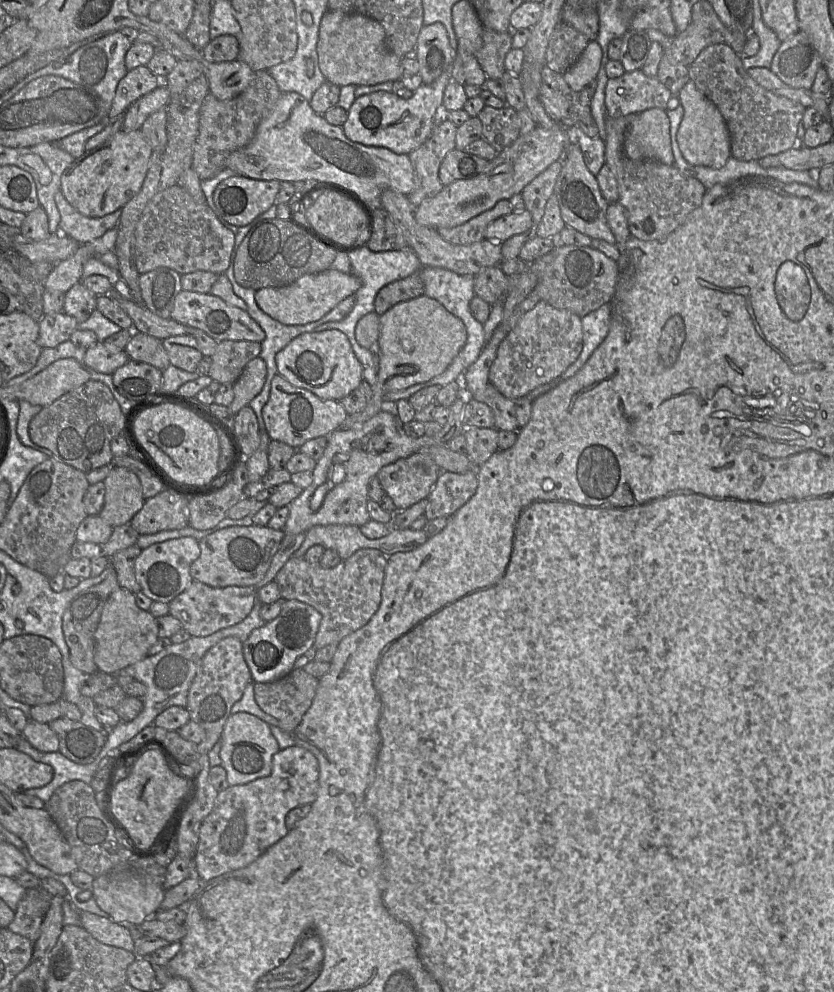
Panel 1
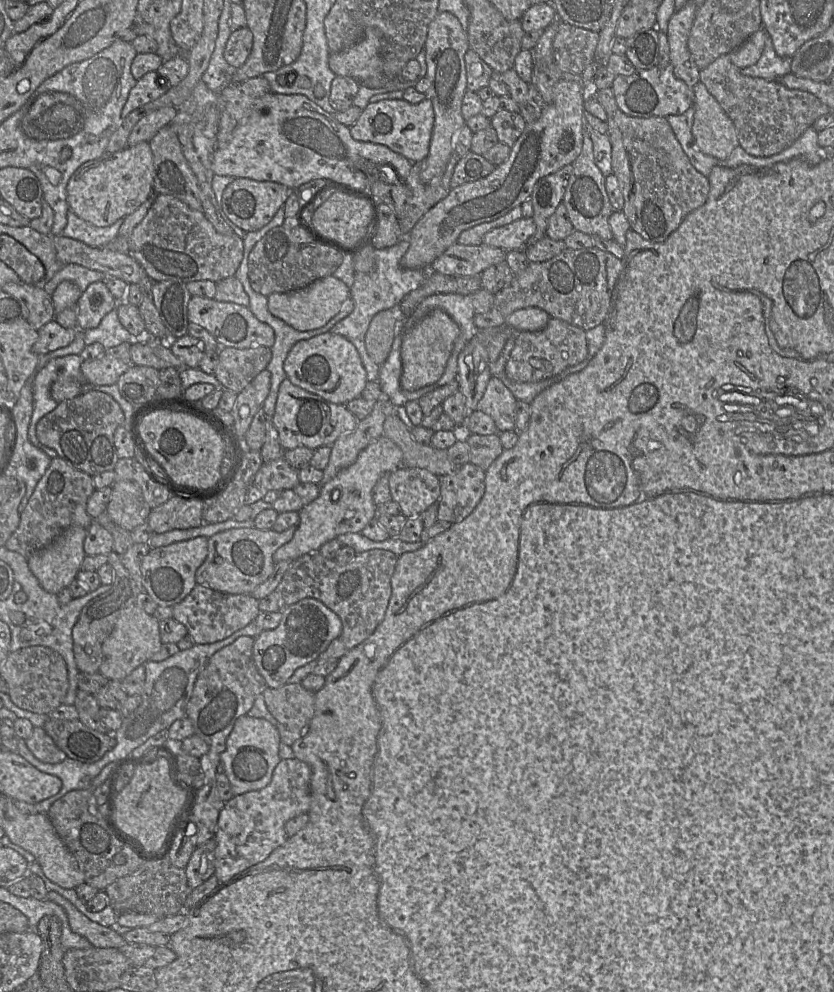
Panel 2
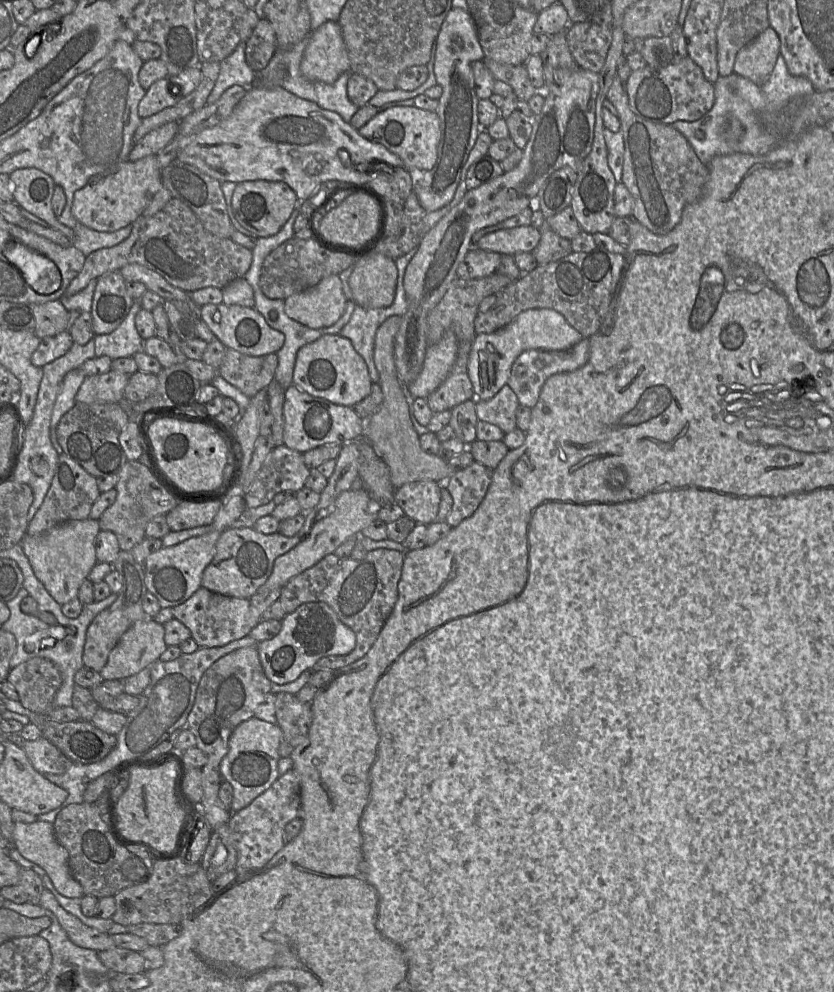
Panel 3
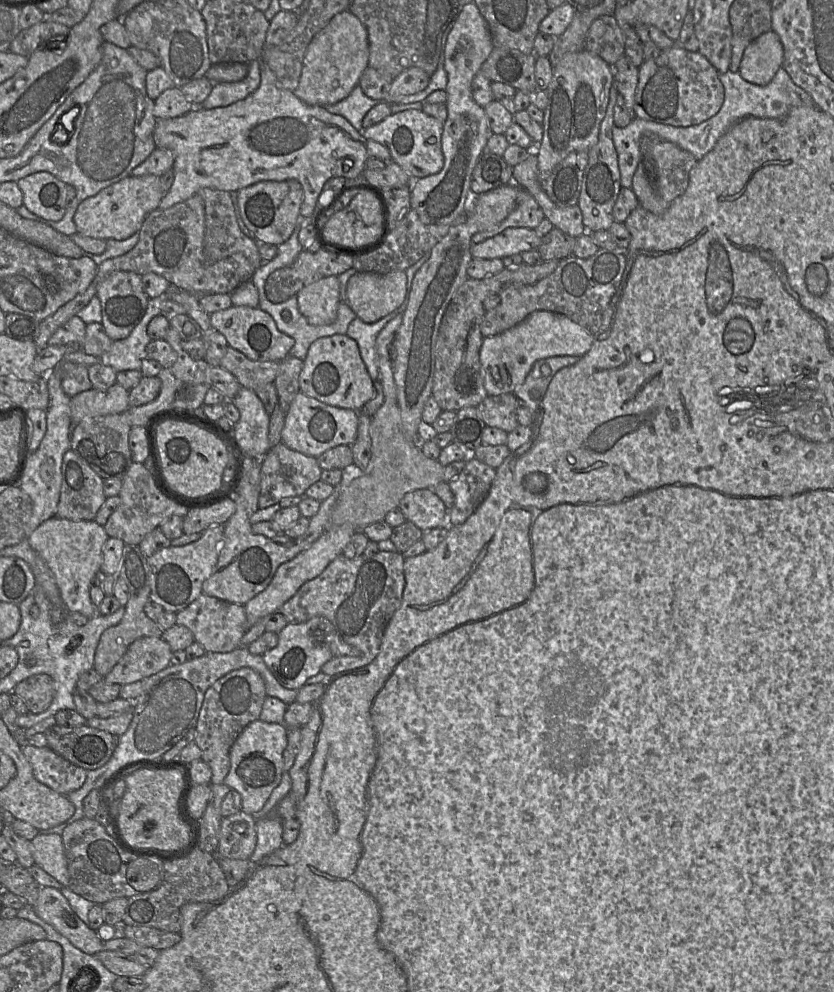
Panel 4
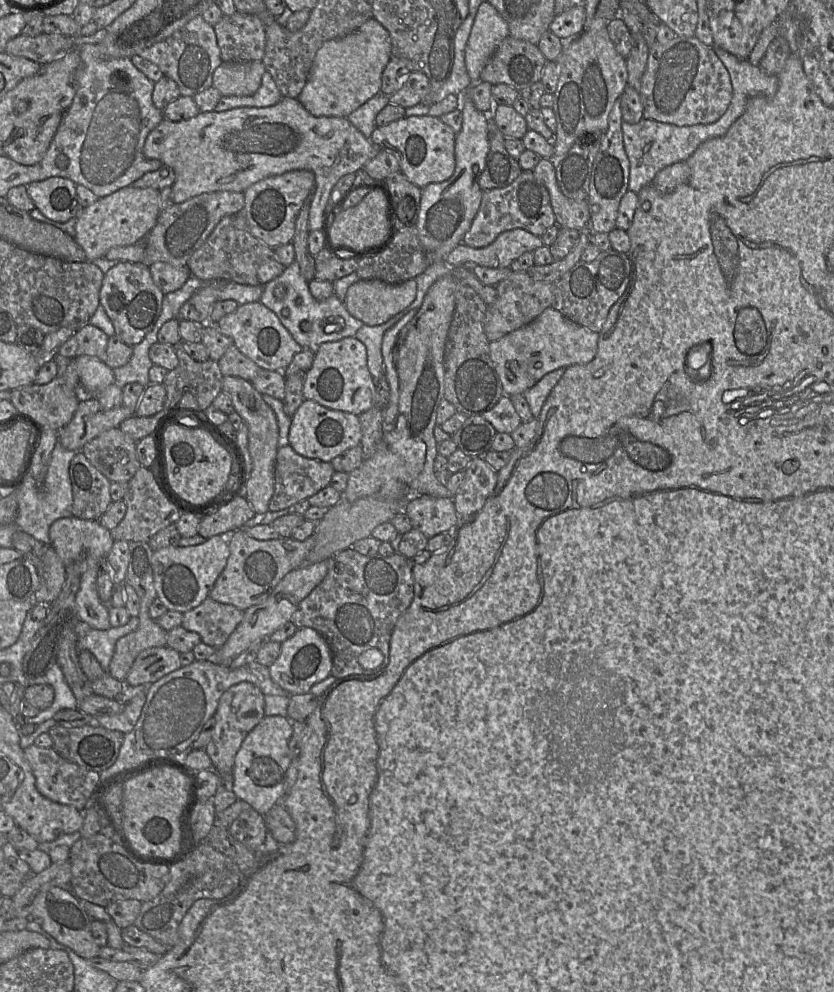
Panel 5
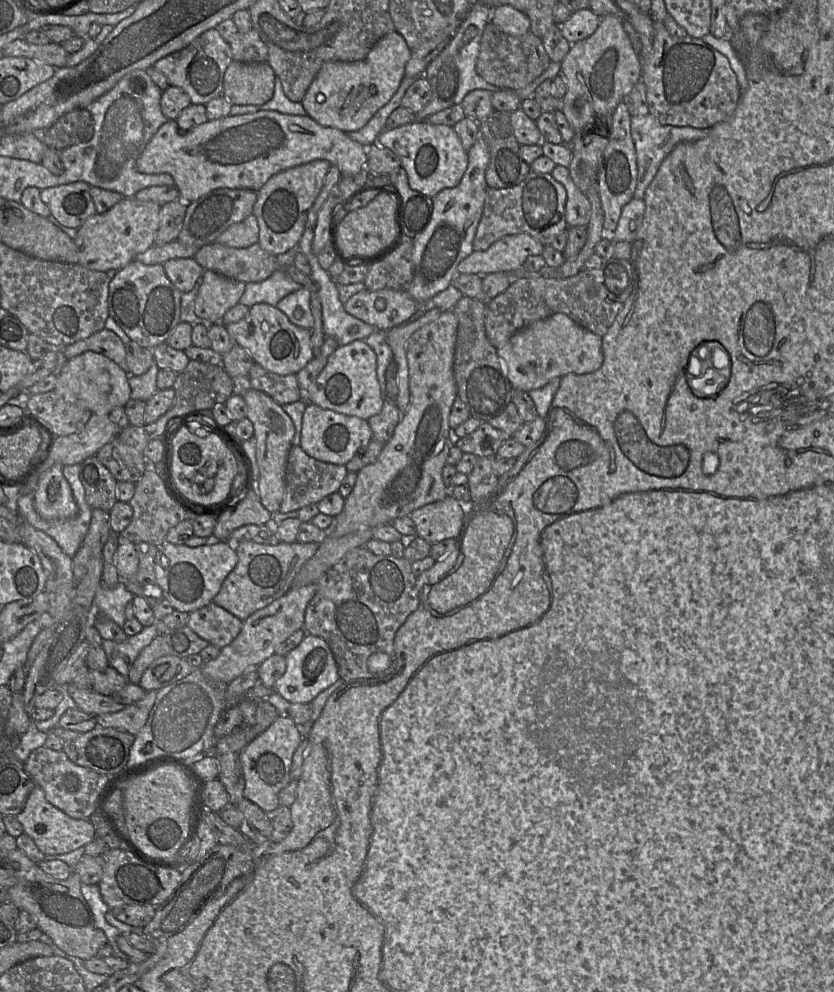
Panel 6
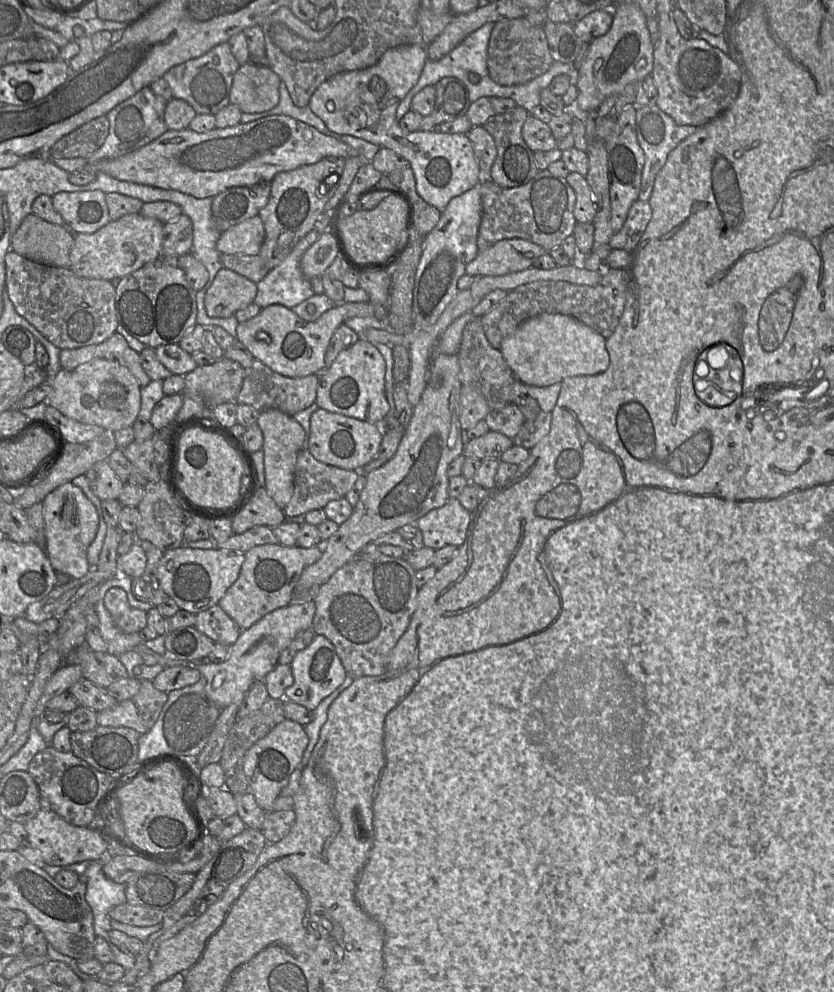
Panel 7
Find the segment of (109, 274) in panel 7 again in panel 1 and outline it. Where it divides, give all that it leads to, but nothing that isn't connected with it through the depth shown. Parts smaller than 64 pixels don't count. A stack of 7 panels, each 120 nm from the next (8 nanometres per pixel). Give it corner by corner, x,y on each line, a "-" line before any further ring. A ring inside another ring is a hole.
141,130
116,133
104,144
85,152
61,176
60,191
81,214
99,218
122,209
135,197
145,180
152,148

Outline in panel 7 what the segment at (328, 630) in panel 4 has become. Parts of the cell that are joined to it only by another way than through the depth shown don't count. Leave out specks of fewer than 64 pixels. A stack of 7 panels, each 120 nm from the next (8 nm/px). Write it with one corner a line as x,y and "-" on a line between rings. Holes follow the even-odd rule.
315,635
311,644
299,651
291,663
293,684
286,689
284,699
314,711
346,678
346,671
334,645
324,636

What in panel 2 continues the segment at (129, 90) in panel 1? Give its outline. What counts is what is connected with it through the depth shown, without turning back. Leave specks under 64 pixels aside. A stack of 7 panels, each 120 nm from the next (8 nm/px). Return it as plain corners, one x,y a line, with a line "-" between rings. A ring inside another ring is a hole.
156,71
148,72
138,79
122,109
123,118
135,109
162,96
167,88
166,84
164,88
162,87
161,80
162,76

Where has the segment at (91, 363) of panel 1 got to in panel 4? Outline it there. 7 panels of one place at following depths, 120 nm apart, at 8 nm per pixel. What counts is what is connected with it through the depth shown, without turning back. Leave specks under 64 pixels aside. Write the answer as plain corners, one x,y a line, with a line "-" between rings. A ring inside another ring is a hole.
115,383
107,390
91,388
71,398
71,422
76,425
85,418
121,414
129,407
129,391
120,384

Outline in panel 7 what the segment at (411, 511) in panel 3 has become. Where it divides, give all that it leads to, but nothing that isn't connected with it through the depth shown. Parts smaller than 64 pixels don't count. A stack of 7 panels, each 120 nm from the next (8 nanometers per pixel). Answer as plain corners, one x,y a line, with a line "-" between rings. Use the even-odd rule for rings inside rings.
449,498
440,508
433,509
419,518
416,522
423,536
424,546
435,551
447,546
461,546
467,536
469,525
472,521
472,513
466,510
456,498

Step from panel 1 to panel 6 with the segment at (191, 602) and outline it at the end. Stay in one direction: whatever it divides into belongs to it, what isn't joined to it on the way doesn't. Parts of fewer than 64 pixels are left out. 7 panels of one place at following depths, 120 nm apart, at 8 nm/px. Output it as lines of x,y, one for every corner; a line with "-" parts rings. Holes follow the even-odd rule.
213,602
188,614
186,626
200,638
220,649
239,634
242,620

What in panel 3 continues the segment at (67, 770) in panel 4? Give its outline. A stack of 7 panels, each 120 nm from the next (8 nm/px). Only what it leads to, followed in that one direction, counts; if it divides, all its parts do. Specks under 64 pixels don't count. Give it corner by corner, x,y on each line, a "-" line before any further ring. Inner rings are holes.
44,736
36,740
25,740
22,745
27,758
36,771
41,774
63,774
72,761

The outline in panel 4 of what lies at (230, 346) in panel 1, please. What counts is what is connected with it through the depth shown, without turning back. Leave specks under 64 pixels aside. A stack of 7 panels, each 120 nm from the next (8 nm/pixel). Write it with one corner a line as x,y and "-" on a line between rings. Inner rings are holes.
227,347
220,367
230,372
242,388
252,391
275,381
280,362
253,361
232,347

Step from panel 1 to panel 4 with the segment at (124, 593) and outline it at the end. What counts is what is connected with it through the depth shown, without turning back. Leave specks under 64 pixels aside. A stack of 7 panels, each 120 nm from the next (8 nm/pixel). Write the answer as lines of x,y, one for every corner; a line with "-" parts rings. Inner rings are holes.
162,637
138,638
103,681
122,686
144,680
169,666
172,654
171,647

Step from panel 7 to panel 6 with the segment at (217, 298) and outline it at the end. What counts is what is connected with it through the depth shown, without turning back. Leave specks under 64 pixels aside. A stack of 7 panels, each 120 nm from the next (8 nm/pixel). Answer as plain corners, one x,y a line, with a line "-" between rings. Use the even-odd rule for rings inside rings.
205,270
194,302
194,312
202,319
221,323
224,314
239,303
246,283

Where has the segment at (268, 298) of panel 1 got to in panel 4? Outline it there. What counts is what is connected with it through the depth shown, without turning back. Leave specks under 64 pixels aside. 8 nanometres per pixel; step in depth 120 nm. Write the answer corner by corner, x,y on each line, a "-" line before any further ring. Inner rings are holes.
338,276
324,277
298,292
300,313
311,325
328,325
335,321
341,302

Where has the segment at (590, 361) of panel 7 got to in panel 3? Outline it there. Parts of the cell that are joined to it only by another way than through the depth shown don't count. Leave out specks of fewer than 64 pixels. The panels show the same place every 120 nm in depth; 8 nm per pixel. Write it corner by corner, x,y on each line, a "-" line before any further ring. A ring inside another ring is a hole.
534,308
519,313
514,320
492,333
476,334
468,357
467,373
476,400
489,400
508,381
515,359
525,350
568,350
582,340
559,312
550,308

